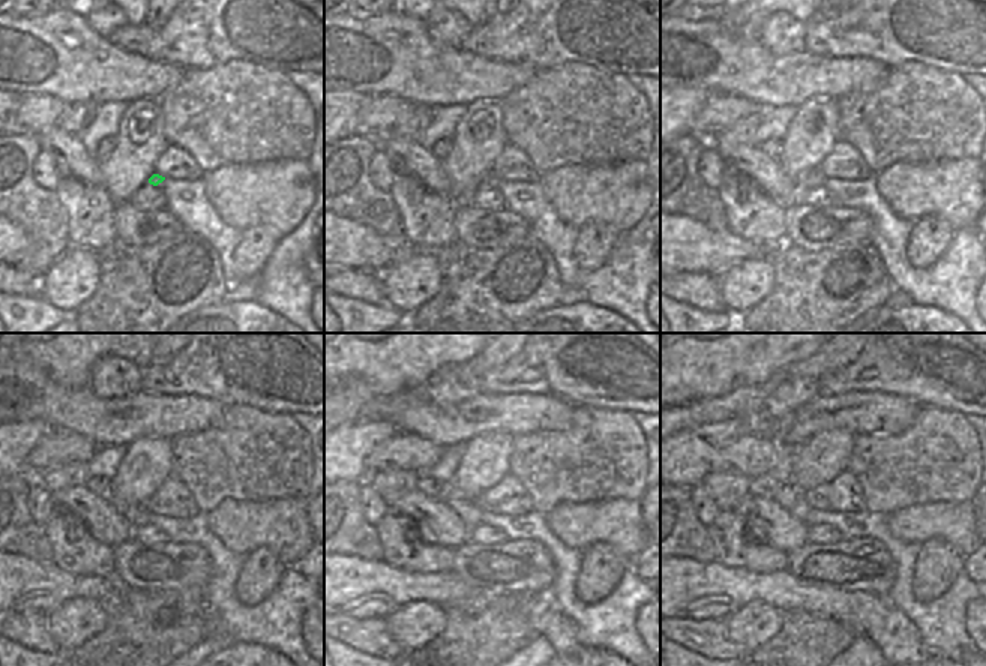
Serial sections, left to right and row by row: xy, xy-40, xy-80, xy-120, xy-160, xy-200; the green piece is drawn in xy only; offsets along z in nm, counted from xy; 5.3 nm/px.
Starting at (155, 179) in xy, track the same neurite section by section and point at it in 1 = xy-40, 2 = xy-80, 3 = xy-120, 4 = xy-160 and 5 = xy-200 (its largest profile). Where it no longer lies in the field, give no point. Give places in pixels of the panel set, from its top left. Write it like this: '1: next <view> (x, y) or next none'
1: next xy-40 (489, 180)
2: next xy-80 (812, 179)
3: next xy-120 (137, 515)
4: next xy-160 (468, 512)
5: next xy-200 (790, 497)

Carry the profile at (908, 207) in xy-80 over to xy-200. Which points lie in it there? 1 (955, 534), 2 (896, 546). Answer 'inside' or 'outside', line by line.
1: inside
2: outside

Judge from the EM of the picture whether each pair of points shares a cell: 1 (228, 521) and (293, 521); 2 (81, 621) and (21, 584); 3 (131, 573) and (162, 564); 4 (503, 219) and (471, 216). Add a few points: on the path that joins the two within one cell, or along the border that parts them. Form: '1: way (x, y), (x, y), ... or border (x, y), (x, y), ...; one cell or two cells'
1: way (245, 521), (276, 521); one cell
2: border (93, 599), (69, 597), (47, 615); two cells
3: way (138, 566), (155, 566); one cell
4: way (496, 218), (479, 219); one cell

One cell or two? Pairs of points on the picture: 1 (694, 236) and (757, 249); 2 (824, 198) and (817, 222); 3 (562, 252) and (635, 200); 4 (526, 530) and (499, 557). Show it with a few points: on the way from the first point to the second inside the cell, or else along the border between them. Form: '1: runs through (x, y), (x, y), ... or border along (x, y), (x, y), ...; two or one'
1: runs through (709, 249), (742, 249); one
2: border along (799, 198), (811, 206), (841, 207); two
3: border along (550, 203), (568, 224), (577, 228); two
4: border along (509, 539), (536, 539), (550, 552); two

